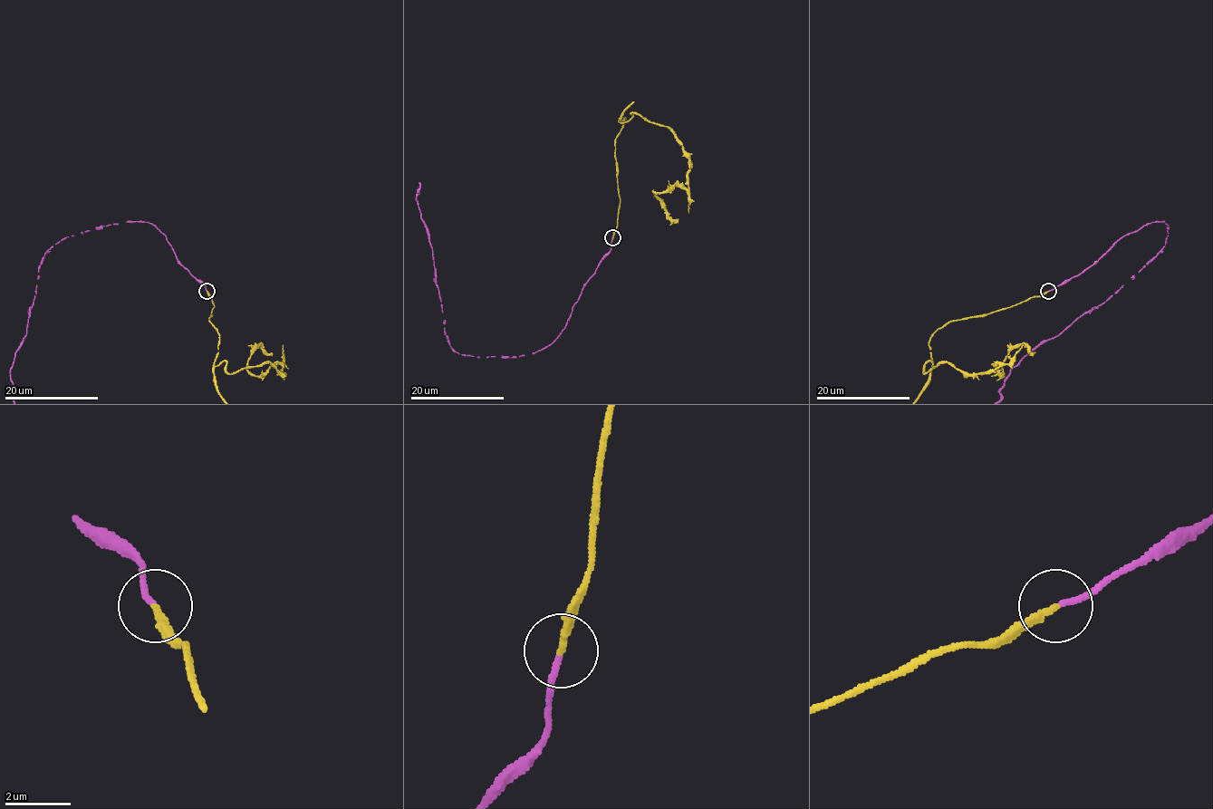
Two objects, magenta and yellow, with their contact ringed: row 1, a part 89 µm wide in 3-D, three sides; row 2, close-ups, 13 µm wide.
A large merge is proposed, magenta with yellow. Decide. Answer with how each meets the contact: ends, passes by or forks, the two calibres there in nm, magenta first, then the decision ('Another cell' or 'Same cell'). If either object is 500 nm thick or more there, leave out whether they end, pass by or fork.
At the ring magenta ends. At the ring yellow ends. Thickness 170 nm (magenta) against 240 nm. Same cell

